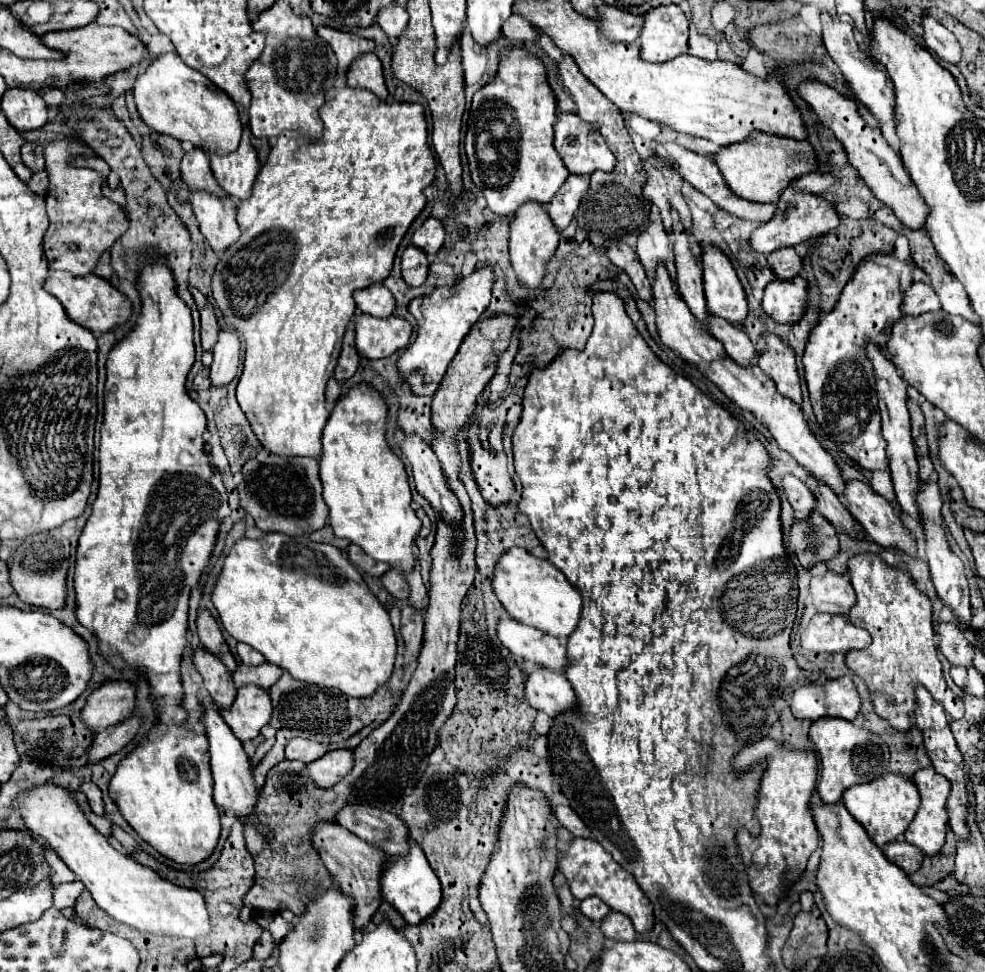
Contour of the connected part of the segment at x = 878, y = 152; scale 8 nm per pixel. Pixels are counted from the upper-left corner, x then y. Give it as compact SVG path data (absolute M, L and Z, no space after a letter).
M802 81L798 85L798 95L814 109L820 123L824 127L832 129L834 137L844 145L852 167L856 167L856 171L860 173L864 183L874 191L874 195L880 201L884 201L888 207L892 207L896 217L906 227L910 227L910 229L924 227L924 223L926 223L926 205L922 203L922 197L918 195L910 175L902 167L900 157L892 151L892 147L882 137L880 129L874 127L868 119L864 119L858 113L854 99L838 95L830 85L820 83L820 81Z

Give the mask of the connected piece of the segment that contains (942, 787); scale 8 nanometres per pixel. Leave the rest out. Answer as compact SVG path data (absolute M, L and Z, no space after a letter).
M932 767L914 773L914 783L920 791L922 803L904 837L926 855L936 855L946 839L946 797L950 793L950 781L938 775Z

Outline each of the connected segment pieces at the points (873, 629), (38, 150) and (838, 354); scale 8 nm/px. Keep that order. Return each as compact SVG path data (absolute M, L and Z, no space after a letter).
M876 553L854 555L848 561L848 575L858 599L848 613L848 619L852 625L870 633L872 645L862 651L846 653L846 665L854 675L864 679L868 693L872 695L870 699L874 711L894 729L908 731L914 725L910 721L910 713L916 709L914 683L922 683L952 719L962 717L962 699L948 689L942 677L942 665L938 661L932 629L932 601L920 589L916 589L906 571L888 565Z
M26 143L22 147L22 161L24 165L32 171L32 173L38 173L44 169L44 155L42 155L42 145L32 145L32 143Z
M882 251L868 255L846 283L830 315L824 315L818 327L810 333L802 359L812 409L820 427L852 461L868 471L888 469L888 457L886 441L880 433L874 371L866 355L862 355L862 347L866 341L872 341L878 343L882 351L886 351L884 345L890 337L890 327L902 317L902 301L902 309L908 315L940 309L940 301L932 285L924 281L912 285L912 281L912 265L908 261L900 261L894 257L894 253Z

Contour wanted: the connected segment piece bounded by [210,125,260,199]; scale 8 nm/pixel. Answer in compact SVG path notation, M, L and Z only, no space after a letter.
M246 125L242 129L242 139L236 151L228 155L210 155L212 173L218 181L218 185L232 197L246 199L252 191L254 179L260 171L258 151L252 145L252 133Z

